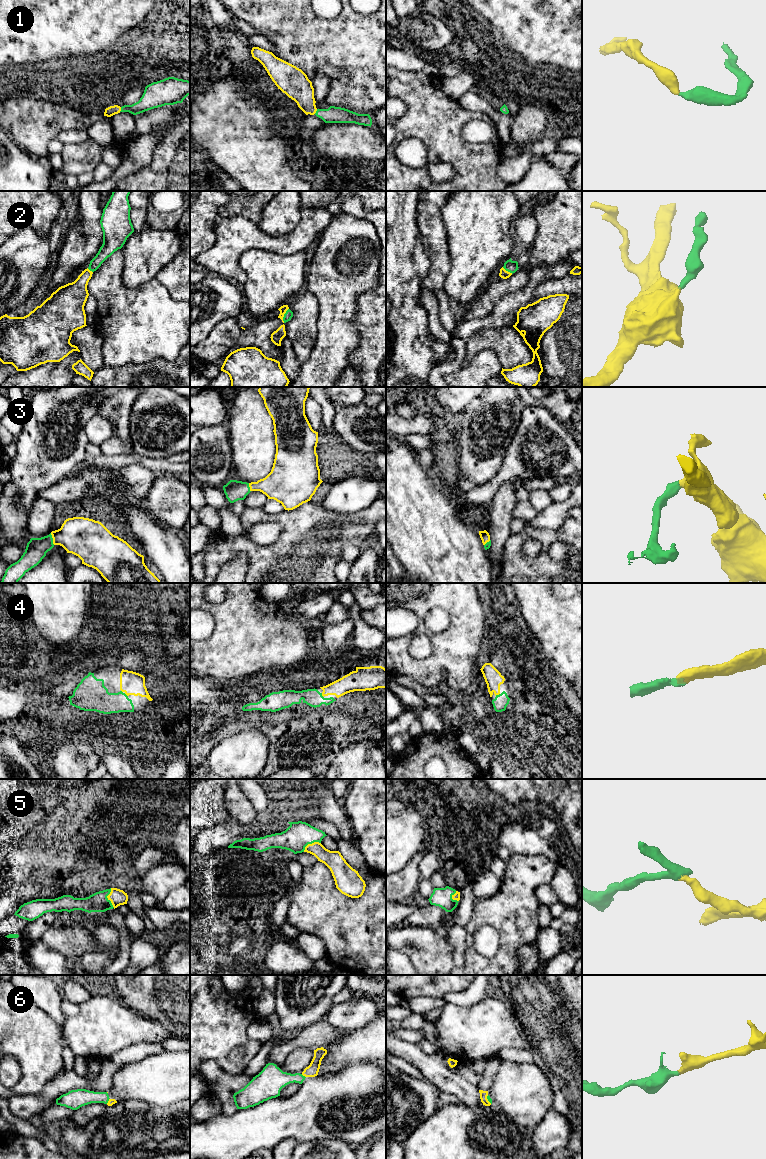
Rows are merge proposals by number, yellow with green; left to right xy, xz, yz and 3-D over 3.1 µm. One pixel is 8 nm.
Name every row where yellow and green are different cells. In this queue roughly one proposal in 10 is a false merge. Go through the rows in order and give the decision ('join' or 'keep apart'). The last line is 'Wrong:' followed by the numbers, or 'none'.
1: join
2: join
3: join
4: join
5: join
6: join
Wrong: none

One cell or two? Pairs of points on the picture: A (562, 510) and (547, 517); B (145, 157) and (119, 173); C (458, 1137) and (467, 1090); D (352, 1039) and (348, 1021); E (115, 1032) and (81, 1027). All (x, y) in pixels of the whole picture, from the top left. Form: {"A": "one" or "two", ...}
{"A": "one", "B": "one", "C": "two", "D": "two", "E": "one"}

